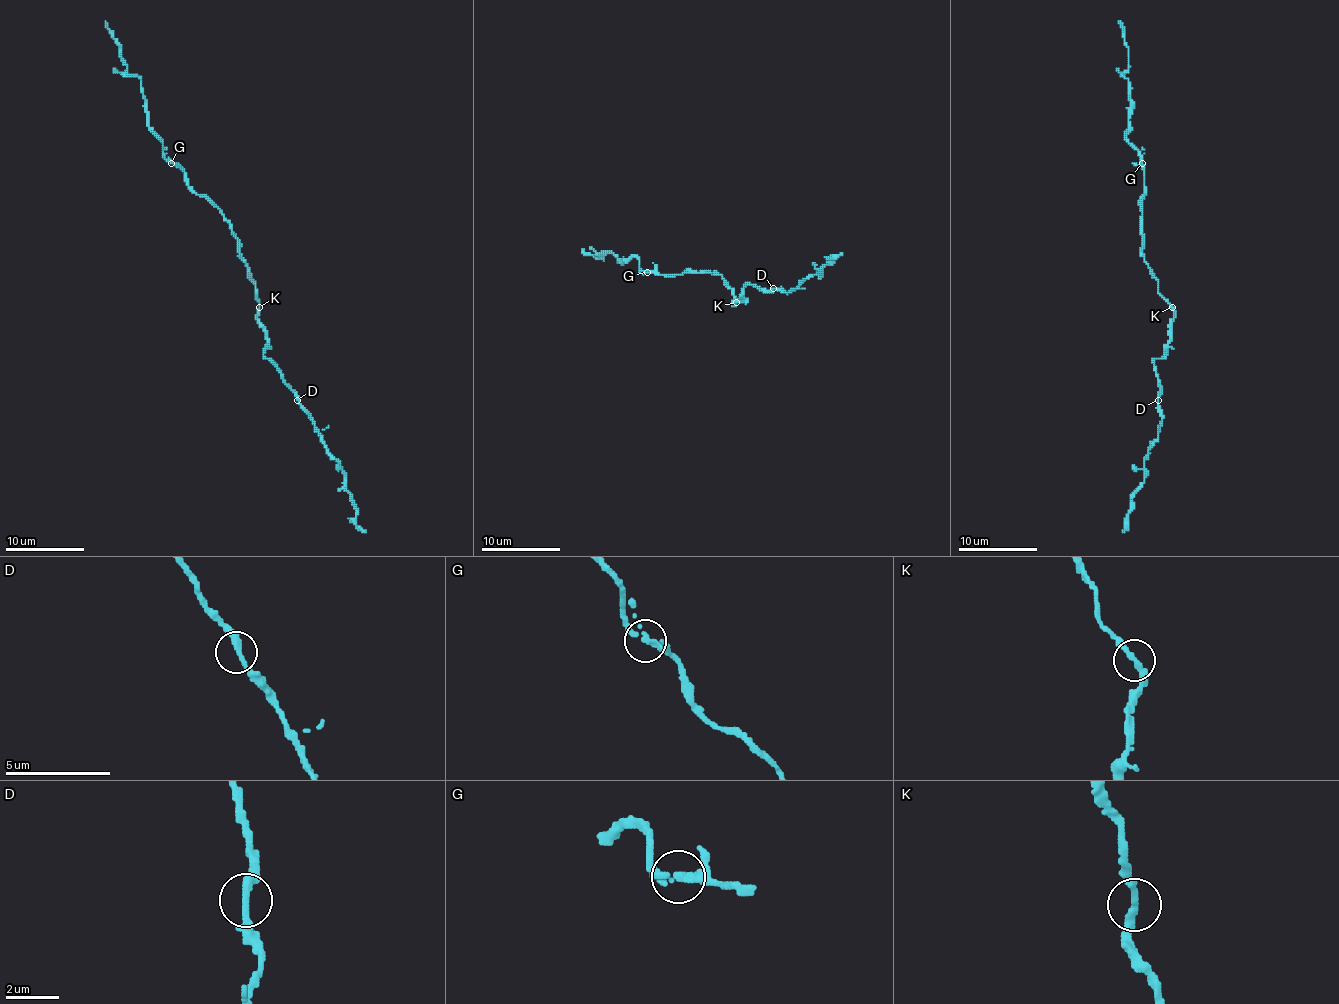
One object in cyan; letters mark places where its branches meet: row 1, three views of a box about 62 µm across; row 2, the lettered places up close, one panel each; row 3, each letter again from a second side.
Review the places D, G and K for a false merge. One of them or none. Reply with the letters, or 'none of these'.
none of these

